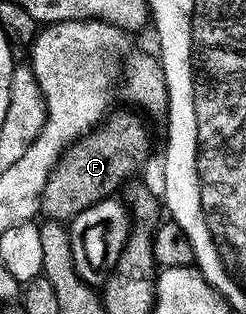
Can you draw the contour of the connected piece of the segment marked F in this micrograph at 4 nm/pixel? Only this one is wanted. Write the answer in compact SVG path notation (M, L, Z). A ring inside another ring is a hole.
M128 111L122 112L112 124L97 127L61 154L60 162L48 174L46 189L40 198L40 211L45 220L67 224L78 213L115 196L116 190L123 188L131 175L139 173L152 151L152 139L147 125L138 116L131 115L136 113Z

